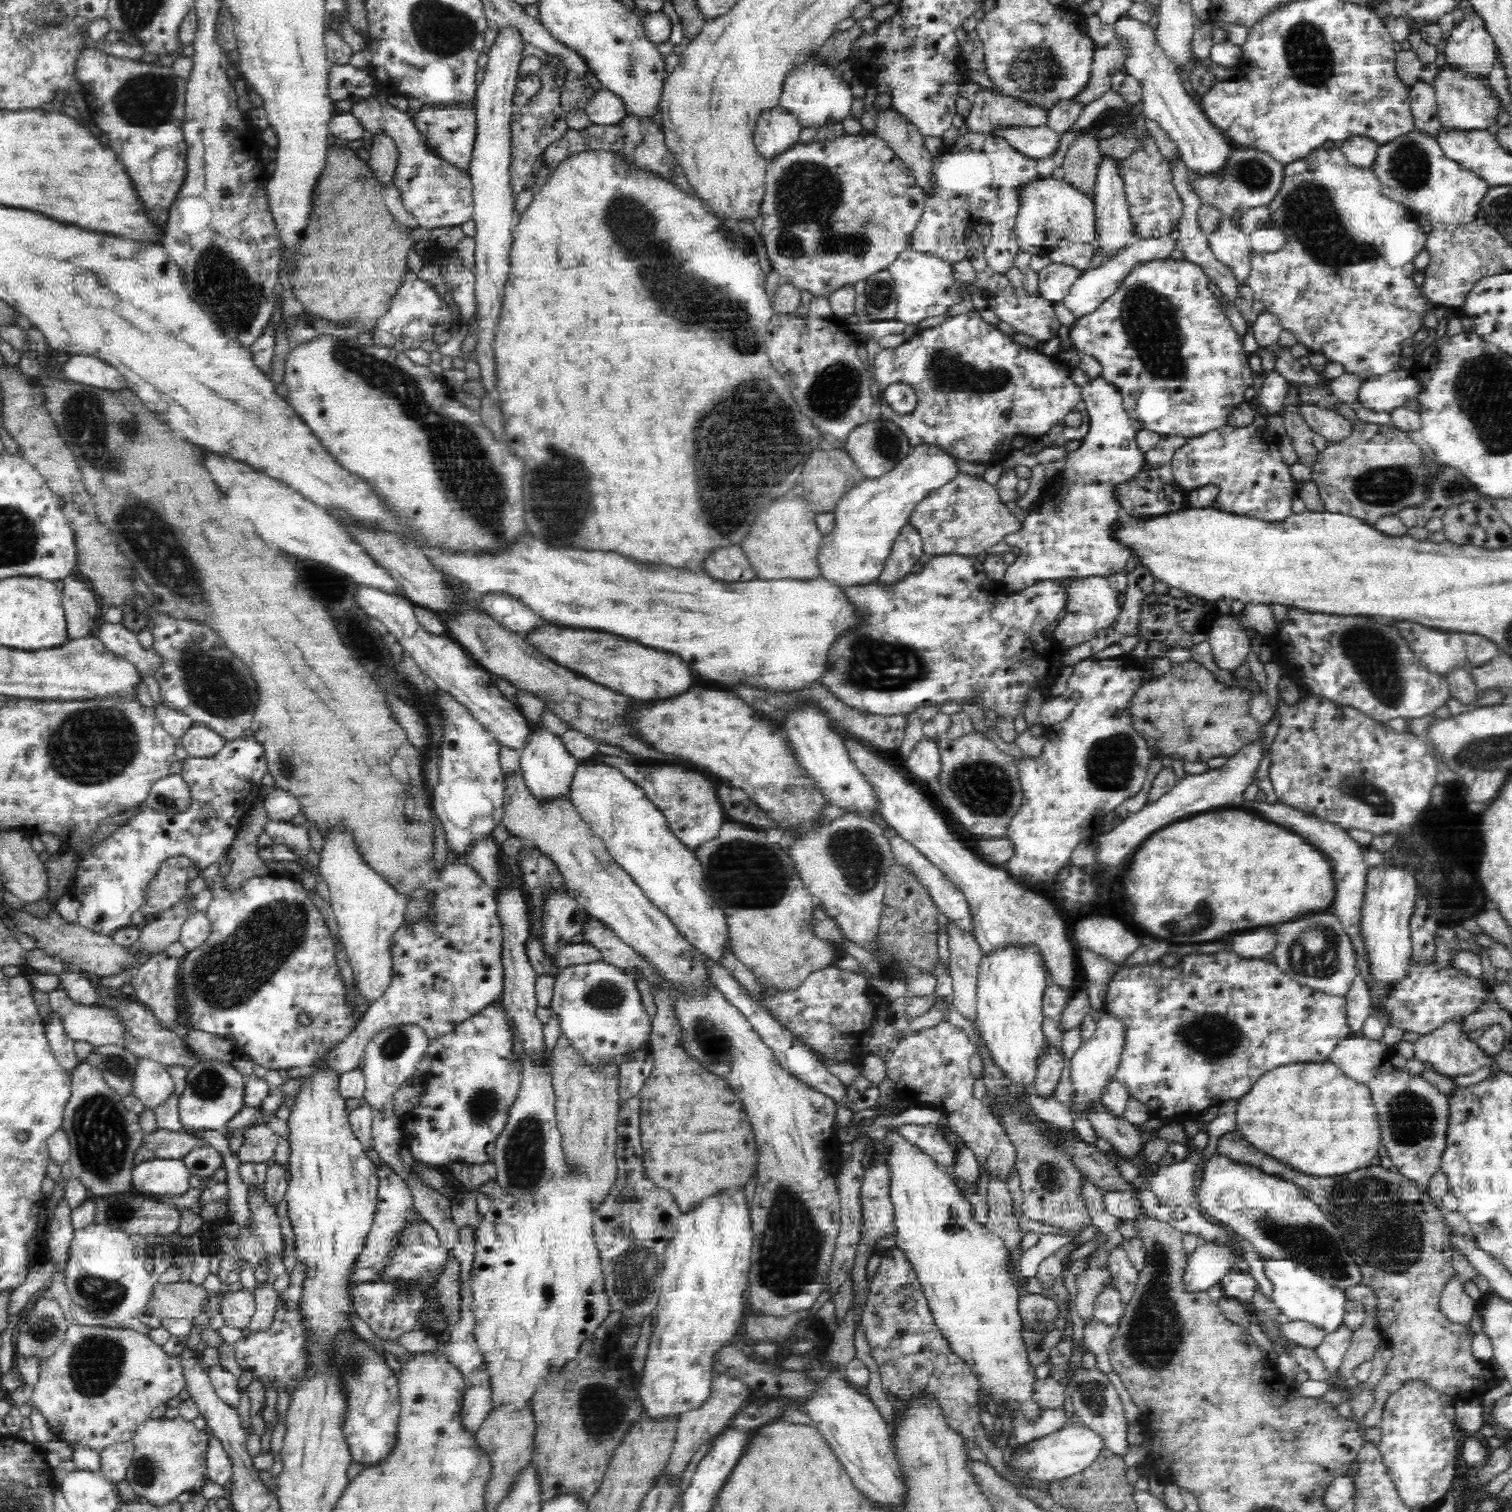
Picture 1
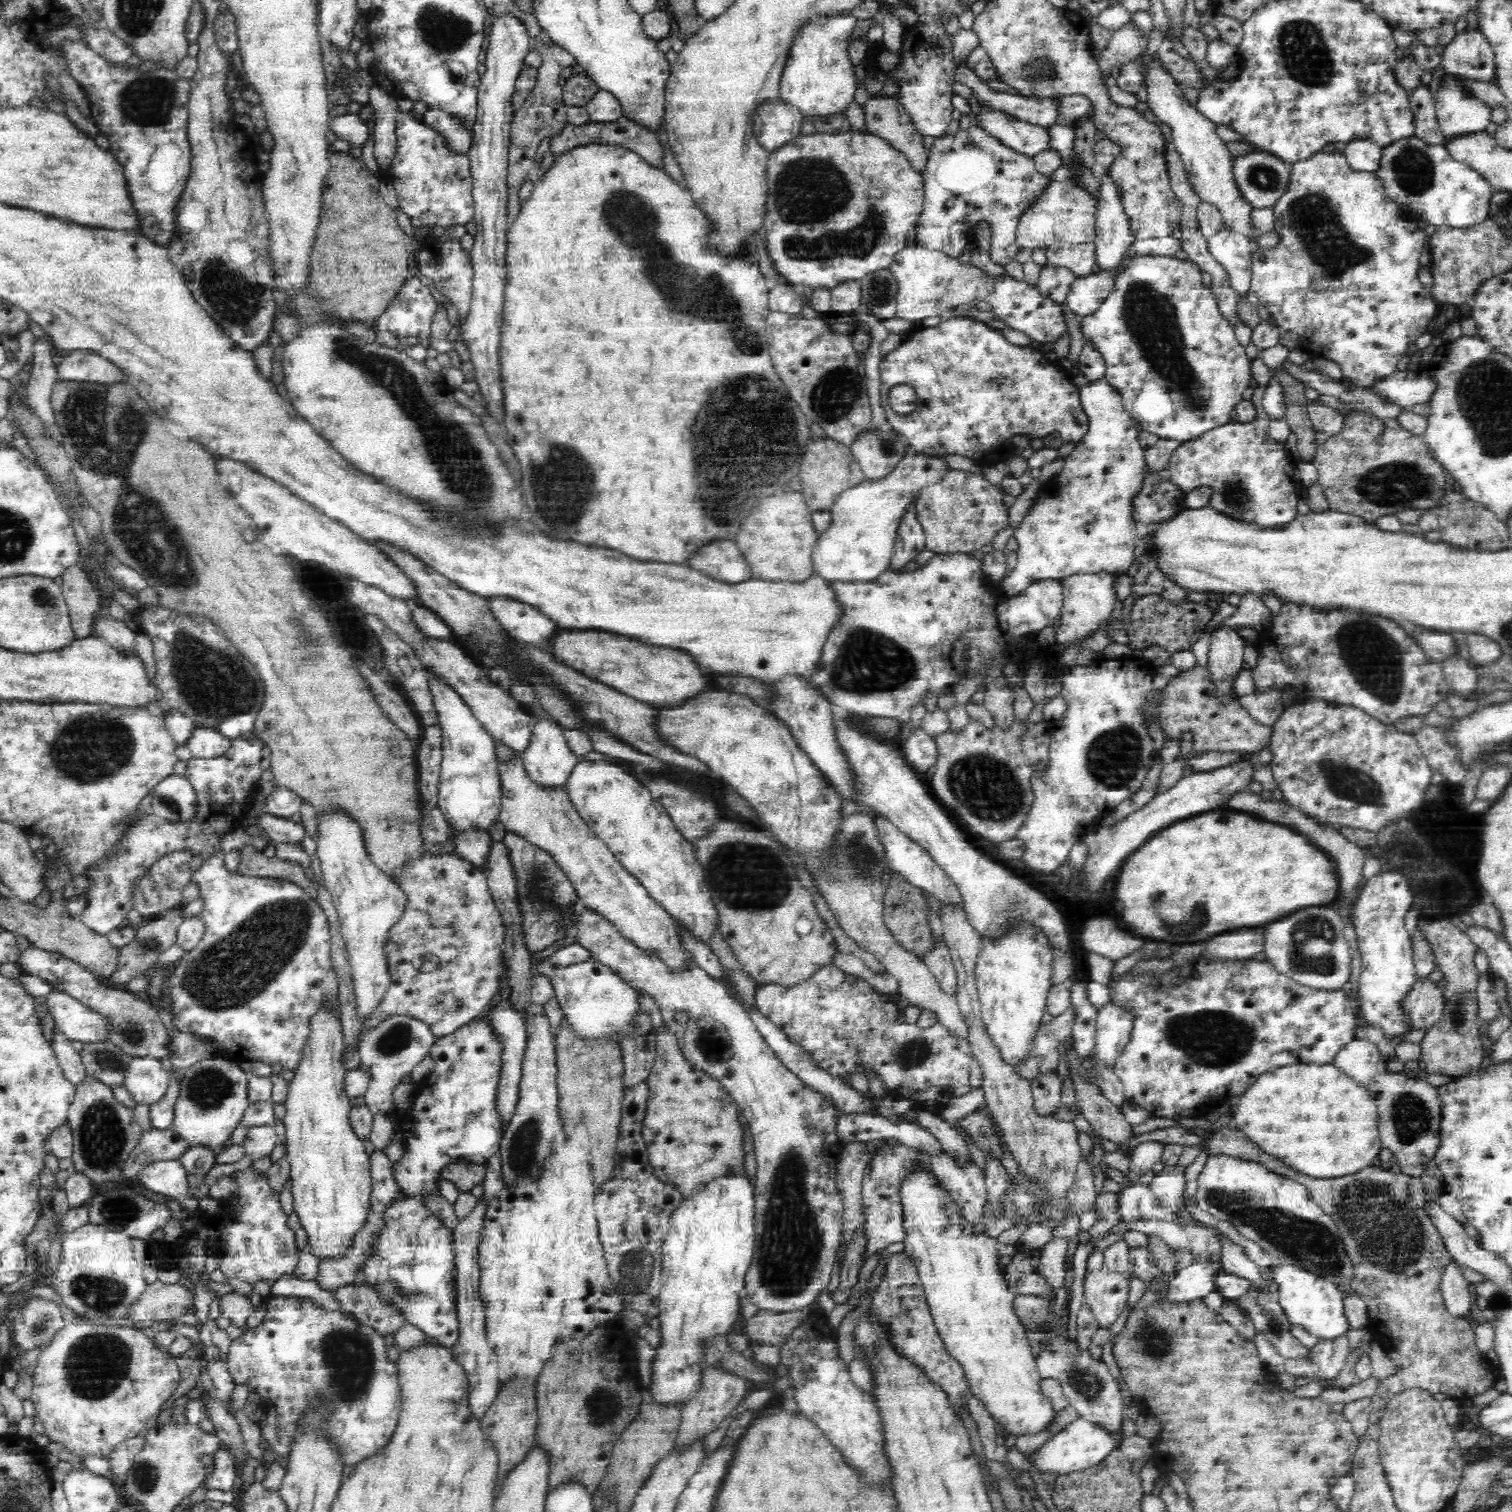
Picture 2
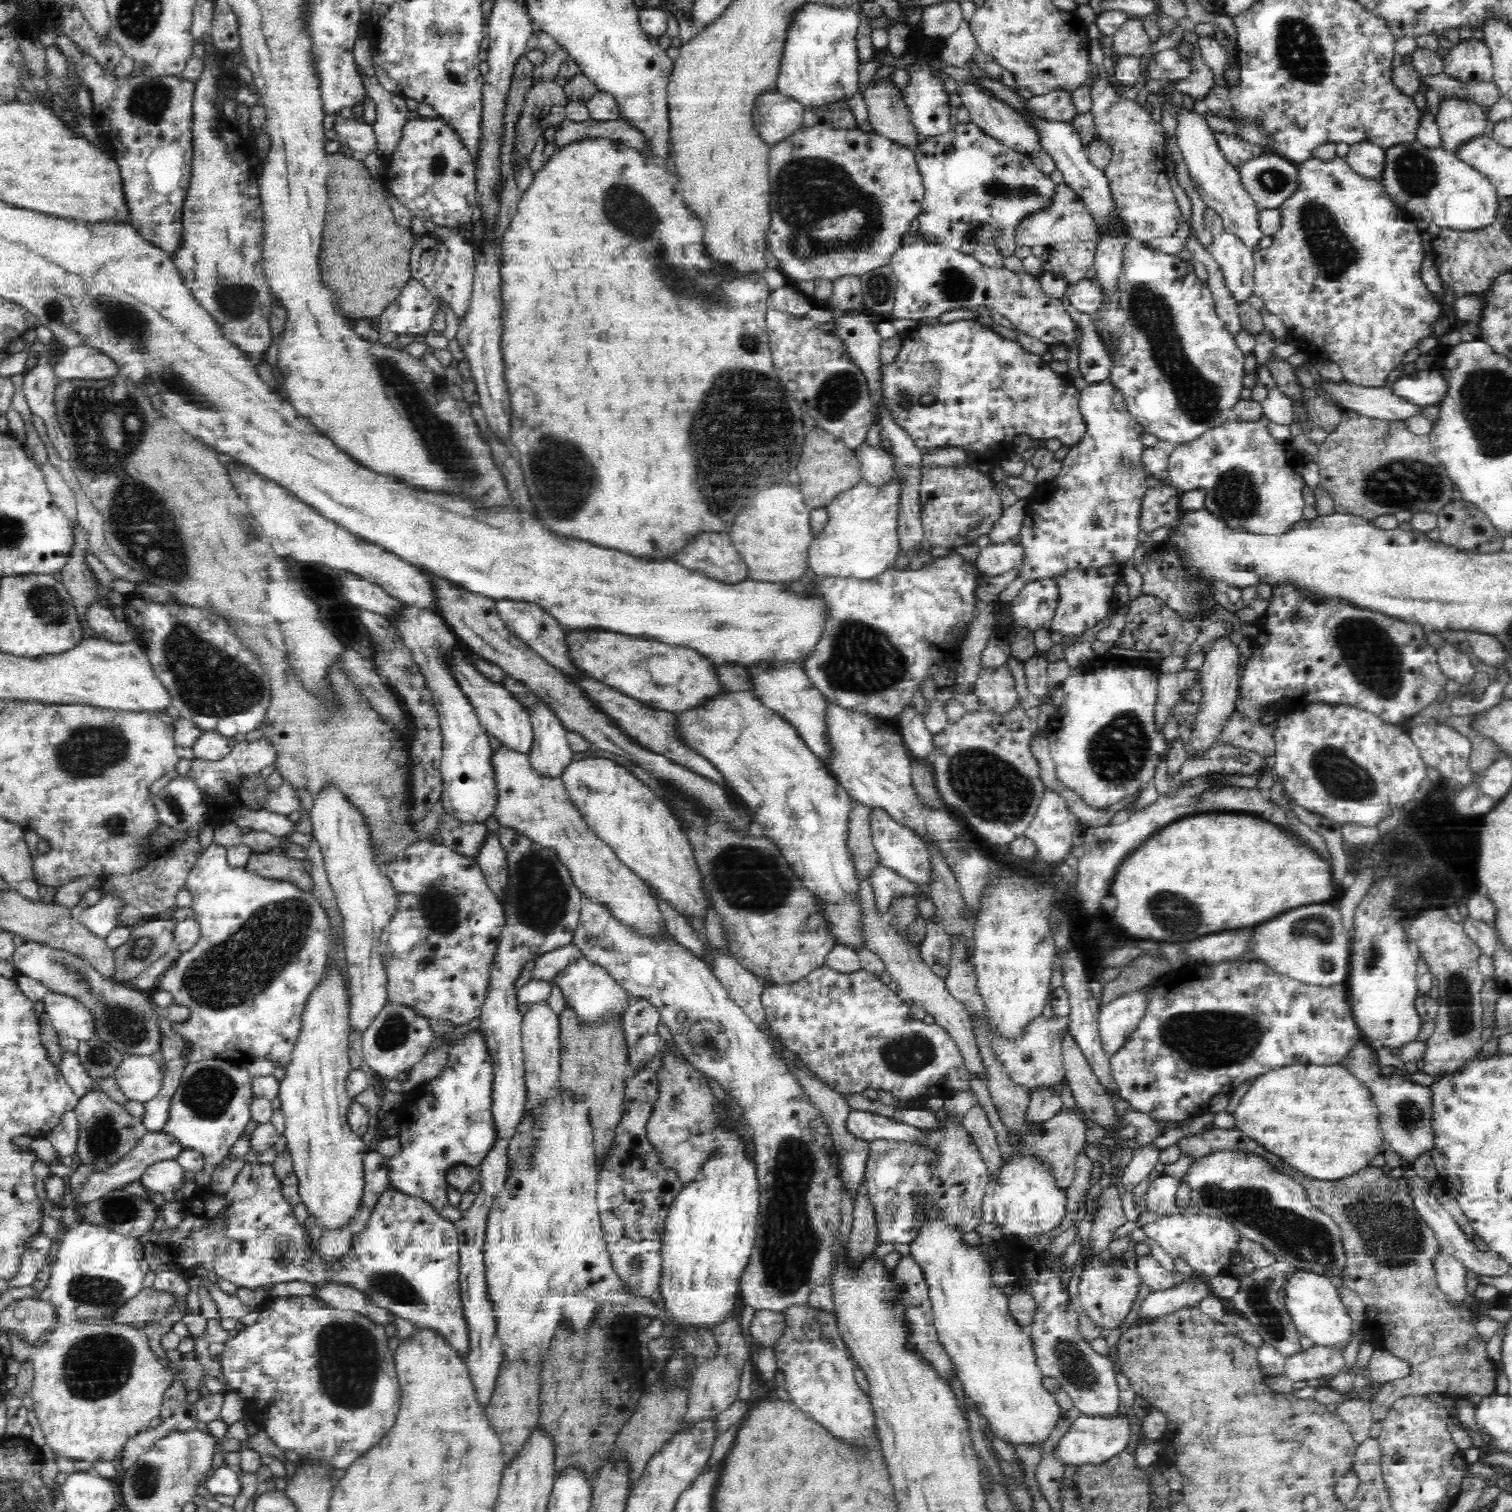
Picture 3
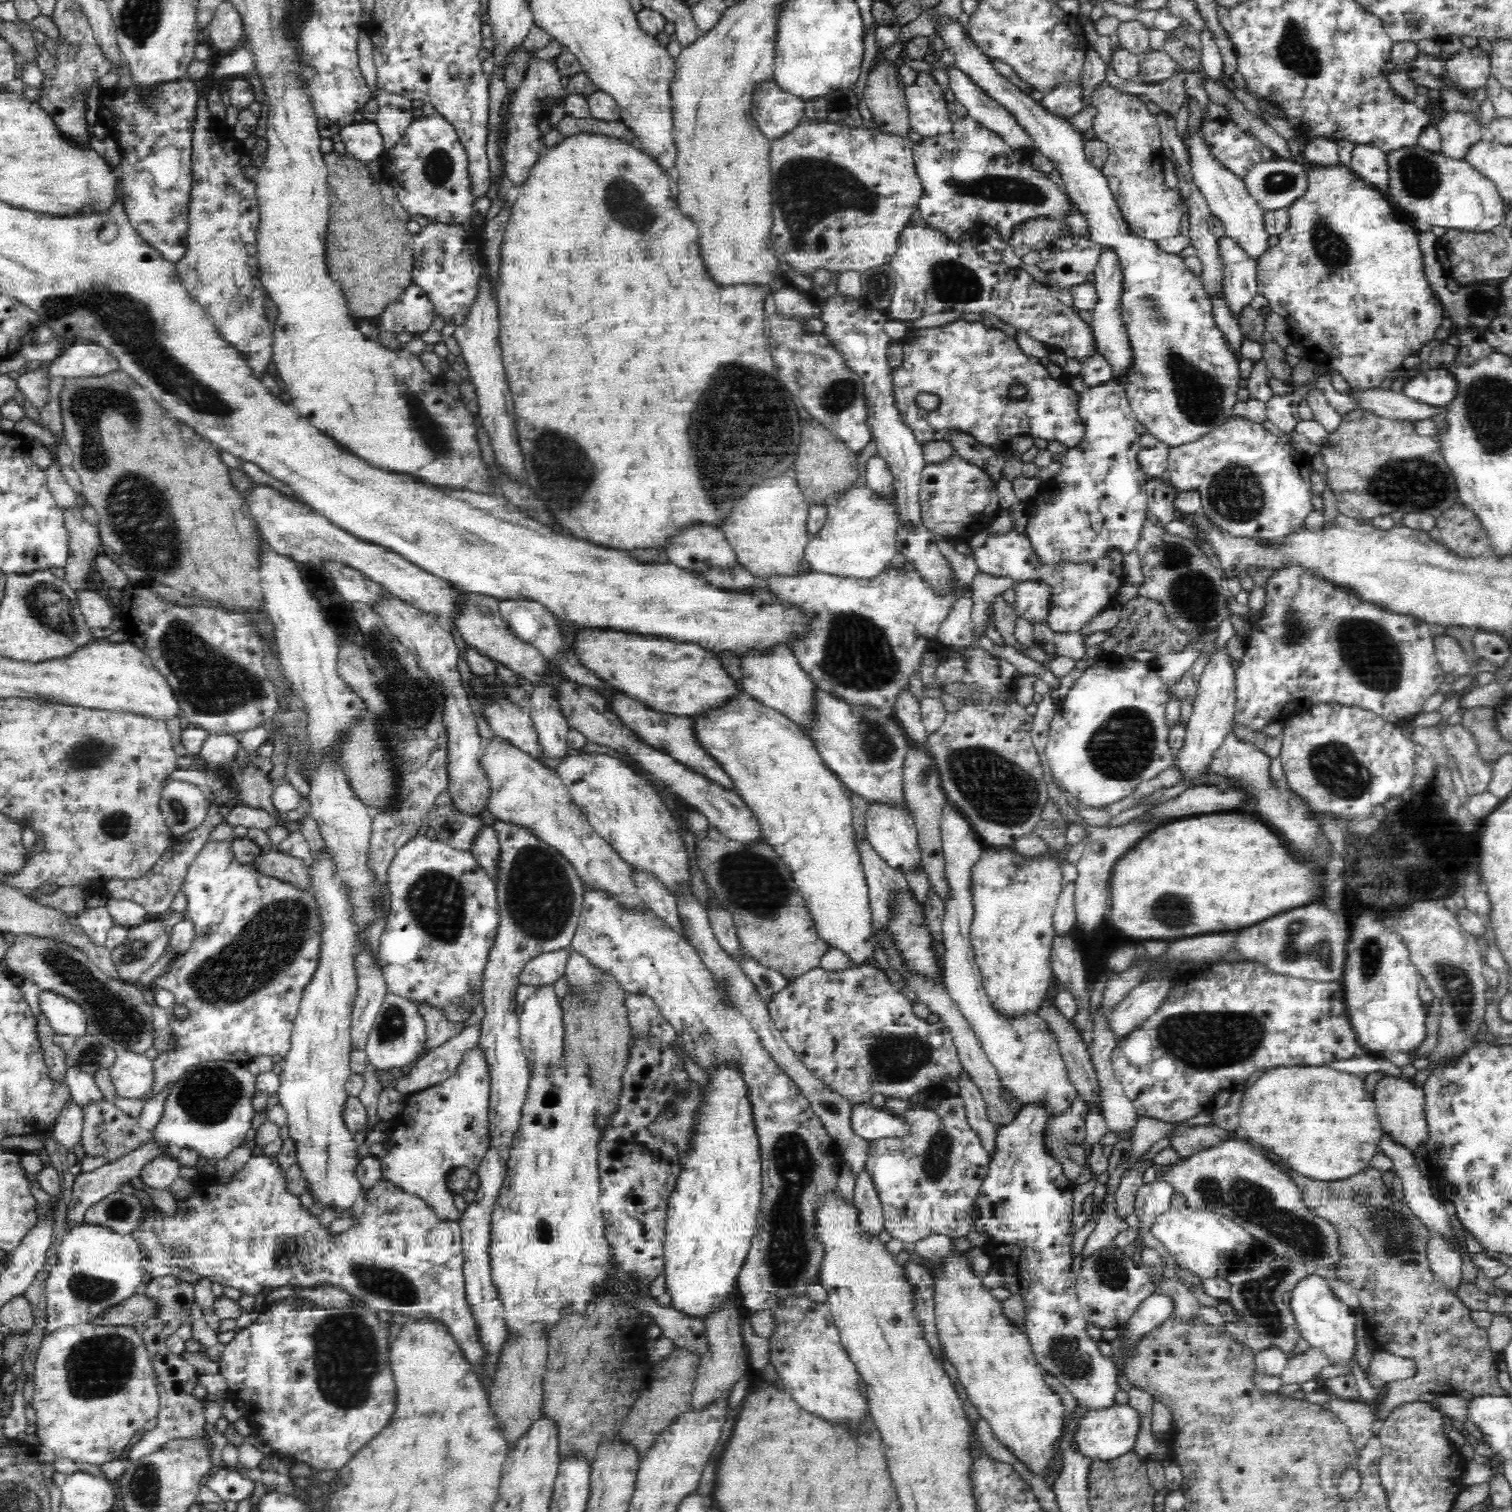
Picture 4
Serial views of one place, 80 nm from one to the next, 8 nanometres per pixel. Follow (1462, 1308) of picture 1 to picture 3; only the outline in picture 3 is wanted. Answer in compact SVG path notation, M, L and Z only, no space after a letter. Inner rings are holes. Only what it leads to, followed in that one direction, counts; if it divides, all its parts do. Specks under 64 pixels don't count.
M1442 1248L1432 1257L1432 1264L1440 1290L1455 1301L1464 1301L1467 1295L1465 1266L1454 1255L1445 1253Z

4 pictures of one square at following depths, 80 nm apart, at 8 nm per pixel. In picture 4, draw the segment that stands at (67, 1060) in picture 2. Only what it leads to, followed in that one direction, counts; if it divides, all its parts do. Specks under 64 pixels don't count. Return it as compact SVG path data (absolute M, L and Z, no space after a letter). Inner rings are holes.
M77 1068L66 1070L66 1082L70 1096L76 1101L80 1109L86 1109L91 1104L100 1104L107 1100L93 1076L86 1074Z

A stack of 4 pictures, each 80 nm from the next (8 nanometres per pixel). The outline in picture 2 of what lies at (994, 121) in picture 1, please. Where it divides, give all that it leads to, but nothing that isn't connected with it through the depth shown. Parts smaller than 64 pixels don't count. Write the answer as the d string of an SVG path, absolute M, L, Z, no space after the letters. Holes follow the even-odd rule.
M968 66L955 68L955 82L968 86L970 90L990 107L1004 109L1006 113L1020 120L1048 127L1058 122L1060 116L1060 98L1058 94L1049 97L1027 97L1022 94L1010 94L995 91Z

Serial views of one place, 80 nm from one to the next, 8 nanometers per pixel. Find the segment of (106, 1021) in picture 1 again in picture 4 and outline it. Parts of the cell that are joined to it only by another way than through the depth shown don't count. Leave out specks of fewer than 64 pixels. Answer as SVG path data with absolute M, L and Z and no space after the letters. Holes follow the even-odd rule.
M42 989L38 994L39 1010L47 1018L54 1033L81 1037L85 1035L87 1020L81 1006L54 991Z

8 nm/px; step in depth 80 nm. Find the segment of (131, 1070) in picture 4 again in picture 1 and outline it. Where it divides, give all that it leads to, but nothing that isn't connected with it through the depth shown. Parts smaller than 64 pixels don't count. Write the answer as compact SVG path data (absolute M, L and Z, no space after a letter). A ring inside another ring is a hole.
M138 1059L132 1073L131 1093L144 1107L154 1109L174 1091L174 1081L164 1064Z

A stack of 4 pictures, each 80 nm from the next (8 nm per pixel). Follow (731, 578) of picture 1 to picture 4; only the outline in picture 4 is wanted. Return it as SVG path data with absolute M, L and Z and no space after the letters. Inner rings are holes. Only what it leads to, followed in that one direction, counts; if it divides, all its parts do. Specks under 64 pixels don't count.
M688 524L680 528L665 546L670 562L688 571L708 565L733 567L737 558L723 532L708 524Z

